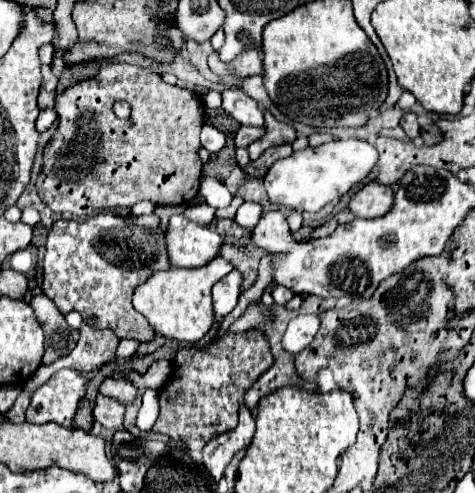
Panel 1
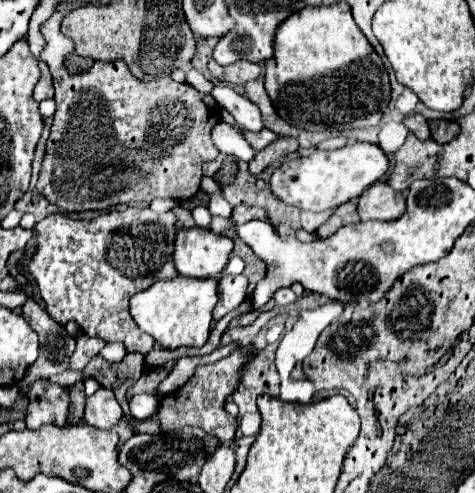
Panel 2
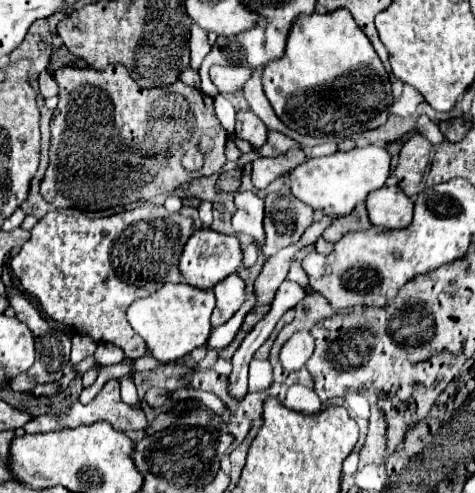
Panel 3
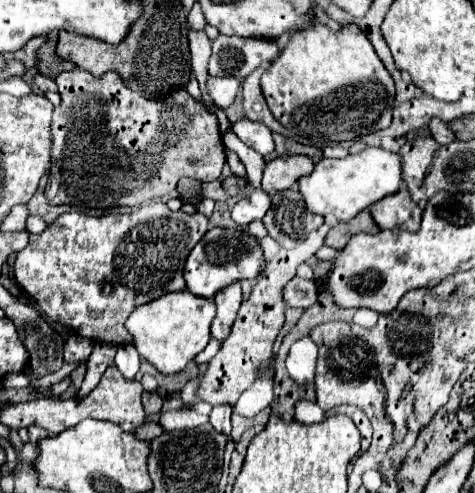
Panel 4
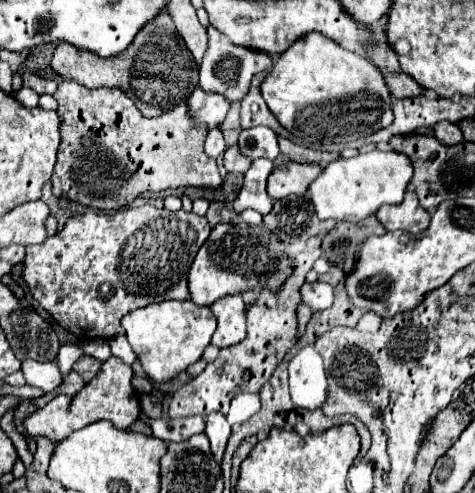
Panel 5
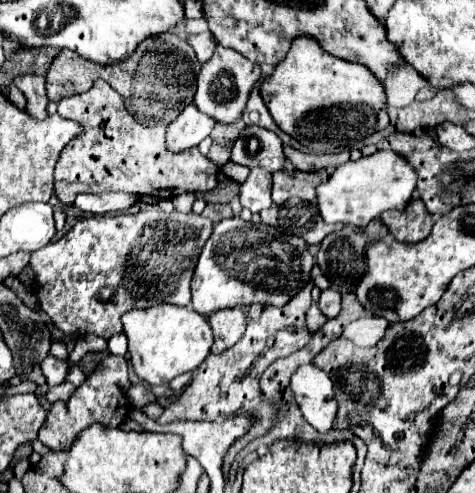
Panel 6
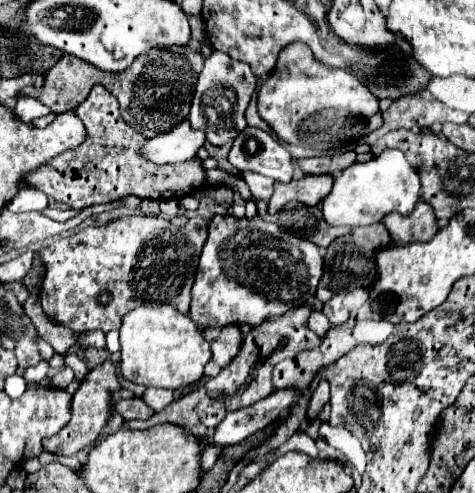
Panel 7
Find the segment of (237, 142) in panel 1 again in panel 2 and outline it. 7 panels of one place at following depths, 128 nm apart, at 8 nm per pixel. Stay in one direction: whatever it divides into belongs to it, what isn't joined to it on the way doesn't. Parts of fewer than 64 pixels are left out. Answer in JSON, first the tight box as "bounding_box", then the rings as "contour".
{"bounding_box":[242,128,276,150],"contour":[[[262,128],[262,132],[248,132],[248,130],[244,130],[242,136],[244,136],[244,140],[246,140],[254,150],[262,150],[262,148],[266,148],[270,142],[276,140],[276,134],[274,134],[272,130],[268,130],[268,128]]]}

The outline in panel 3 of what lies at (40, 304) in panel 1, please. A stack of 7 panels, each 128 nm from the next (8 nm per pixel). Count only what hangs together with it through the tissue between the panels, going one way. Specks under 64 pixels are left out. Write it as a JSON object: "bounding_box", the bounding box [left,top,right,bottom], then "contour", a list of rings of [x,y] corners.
{"bounding_box":[10,294,72,394],"contour":[[[20,294],[10,296],[10,306],[16,310],[16,318],[22,320],[22,322],[32,330],[34,340],[36,340],[36,354],[38,354],[34,366],[32,366],[28,372],[24,372],[24,374],[20,374],[20,376],[16,376],[16,378],[10,380],[12,390],[14,390],[14,392],[24,392],[24,394],[28,394],[28,392],[32,392],[32,388],[38,386],[38,384],[58,382],[58,380],[64,376],[64,370],[66,370],[66,366],[68,366],[68,362],[70,362],[70,360],[68,360],[70,348],[72,348],[70,338],[68,338],[64,332],[50,328],[50,324],[42,318],[42,314],[38,312],[38,308],[36,308],[30,300],[26,300],[24,296],[20,296]]]}

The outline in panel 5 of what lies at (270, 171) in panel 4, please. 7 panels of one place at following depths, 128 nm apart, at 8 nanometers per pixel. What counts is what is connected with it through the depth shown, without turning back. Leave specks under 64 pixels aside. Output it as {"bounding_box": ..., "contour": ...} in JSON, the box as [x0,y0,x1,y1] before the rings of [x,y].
{"bounding_box":[268,160,322,198],"contour":[[[282,160],[268,176],[270,198],[284,198],[288,194],[304,194],[308,184],[322,172],[320,164],[300,164]]]}

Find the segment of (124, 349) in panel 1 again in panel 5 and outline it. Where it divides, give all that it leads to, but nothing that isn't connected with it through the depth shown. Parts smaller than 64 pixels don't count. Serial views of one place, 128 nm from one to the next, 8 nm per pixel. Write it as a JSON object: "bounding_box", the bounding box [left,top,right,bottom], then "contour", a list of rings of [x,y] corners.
{"bounding_box":[84,340,112,362],"contour":[[[90,340],[84,344],[84,354],[90,355],[102,362],[102,360],[108,360],[112,356],[110,352],[110,346],[106,340]]]}

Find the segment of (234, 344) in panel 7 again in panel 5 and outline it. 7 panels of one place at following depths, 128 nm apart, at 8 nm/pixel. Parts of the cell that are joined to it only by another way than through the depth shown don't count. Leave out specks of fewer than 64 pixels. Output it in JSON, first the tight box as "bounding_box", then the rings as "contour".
{"bounding_box":[210,296,246,348],"contour":[[[224,296],[210,306],[218,318],[218,328],[212,336],[212,344],[220,348],[234,346],[246,336],[246,304],[242,296]]]}

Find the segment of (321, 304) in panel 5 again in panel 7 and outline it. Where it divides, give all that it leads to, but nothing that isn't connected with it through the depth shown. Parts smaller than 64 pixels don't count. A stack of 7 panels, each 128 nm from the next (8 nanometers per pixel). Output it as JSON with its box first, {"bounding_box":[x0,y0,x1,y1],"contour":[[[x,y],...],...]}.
{"bounding_box":[322,294,348,324],"contour":[[[340,294],[332,296],[332,298],[324,304],[324,310],[322,310],[322,312],[328,316],[328,320],[330,320],[332,324],[342,324],[342,322],[348,320],[348,310],[342,306],[342,296],[340,296]]]}

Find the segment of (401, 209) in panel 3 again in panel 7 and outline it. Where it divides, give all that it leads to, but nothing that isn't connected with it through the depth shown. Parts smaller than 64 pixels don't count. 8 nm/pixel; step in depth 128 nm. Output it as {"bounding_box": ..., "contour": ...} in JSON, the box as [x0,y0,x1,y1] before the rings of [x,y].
{"bounding_box":[384,200,438,244],"contour":[[[418,200],[416,208],[410,216],[400,216],[396,212],[384,216],[384,226],[388,228],[390,236],[398,244],[410,244],[410,242],[428,242],[438,232],[436,216],[430,204],[424,200]]]}

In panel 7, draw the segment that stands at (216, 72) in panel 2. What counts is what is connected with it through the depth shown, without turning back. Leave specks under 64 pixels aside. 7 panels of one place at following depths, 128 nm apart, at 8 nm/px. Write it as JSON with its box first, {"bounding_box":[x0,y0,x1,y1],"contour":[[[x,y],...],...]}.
{"bounding_box":[140,120,204,164],"contour":[[[184,120],[178,124],[178,128],[172,128],[170,132],[158,134],[152,140],[148,140],[140,148],[140,154],[156,164],[176,164],[192,160],[202,144],[204,144],[204,132],[194,130]]]}

